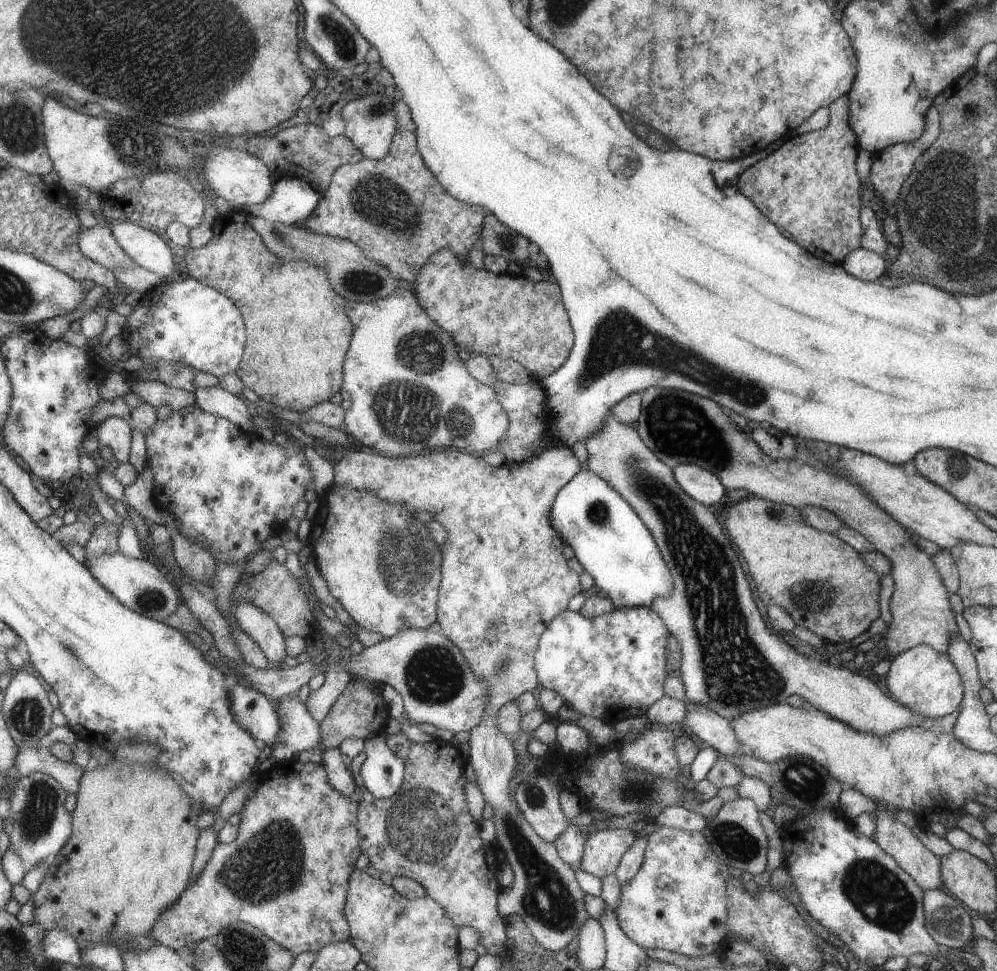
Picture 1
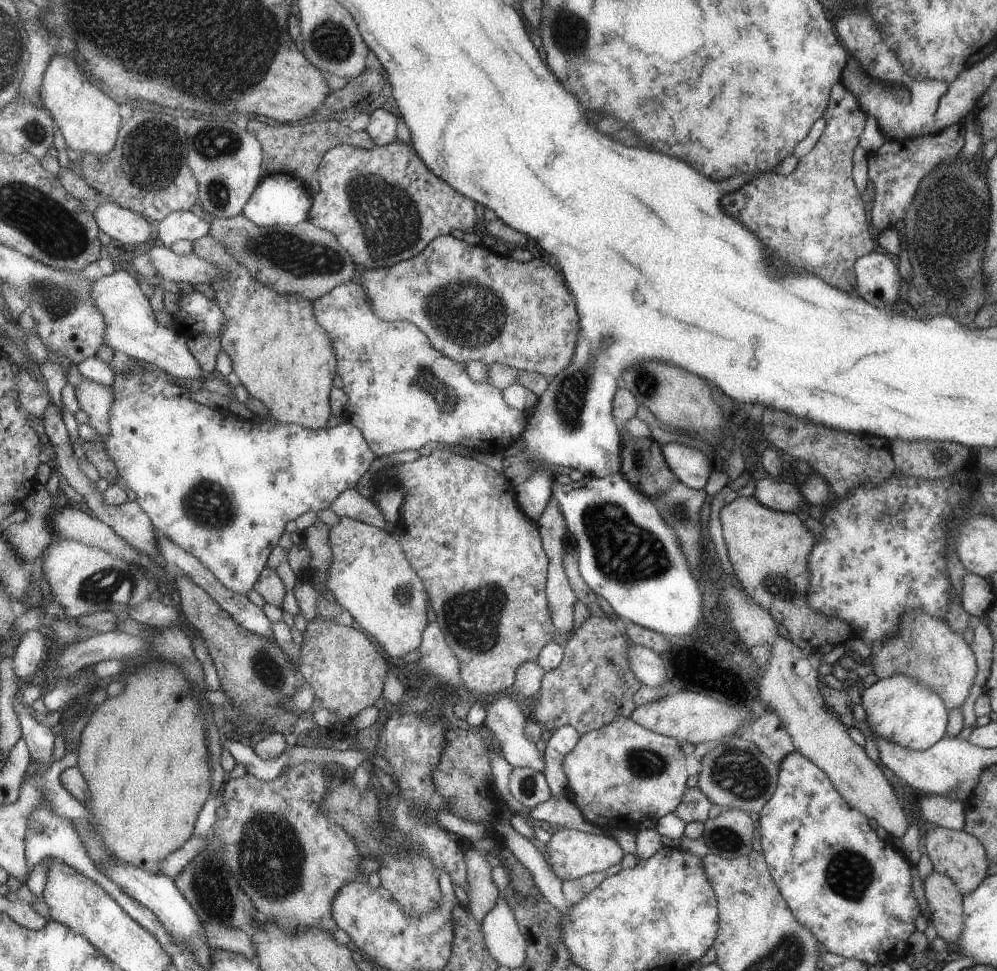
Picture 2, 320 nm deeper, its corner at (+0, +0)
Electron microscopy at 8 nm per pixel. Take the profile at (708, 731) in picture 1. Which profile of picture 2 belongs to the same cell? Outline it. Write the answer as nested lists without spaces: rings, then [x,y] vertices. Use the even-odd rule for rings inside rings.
[[[631,644],[627,648],[627,660],[631,666],[631,672],[639,680],[640,685],[657,688],[663,684],[670,684],[667,678],[667,668],[661,660],[661,656],[645,648]]]

